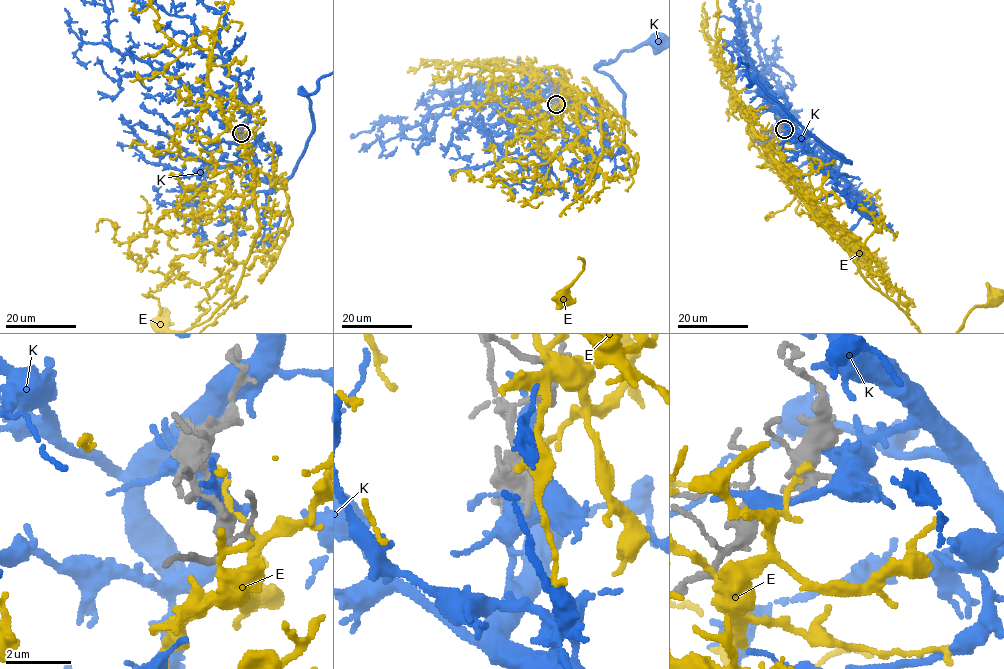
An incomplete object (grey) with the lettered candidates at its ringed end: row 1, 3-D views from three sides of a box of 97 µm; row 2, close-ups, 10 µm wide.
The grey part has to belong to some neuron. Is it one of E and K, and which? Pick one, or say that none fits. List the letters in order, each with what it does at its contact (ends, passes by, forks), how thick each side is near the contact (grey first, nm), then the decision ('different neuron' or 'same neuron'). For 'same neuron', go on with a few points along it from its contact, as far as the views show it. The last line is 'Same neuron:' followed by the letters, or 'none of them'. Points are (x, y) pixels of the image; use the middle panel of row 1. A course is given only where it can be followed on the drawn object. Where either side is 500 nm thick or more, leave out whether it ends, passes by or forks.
E: it ends; calibres 400 and 180 nm; different neuron
K: calibres 140 and 550 nm; different neuron
Same neuron: none of them

